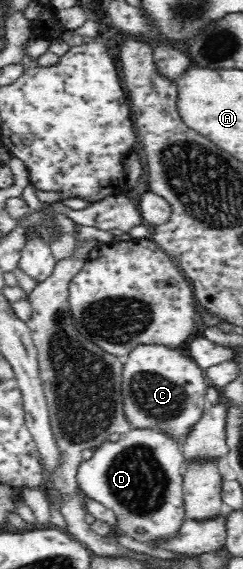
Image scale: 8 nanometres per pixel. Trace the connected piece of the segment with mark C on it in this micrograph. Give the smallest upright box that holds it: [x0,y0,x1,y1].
[122,343,207,440]

